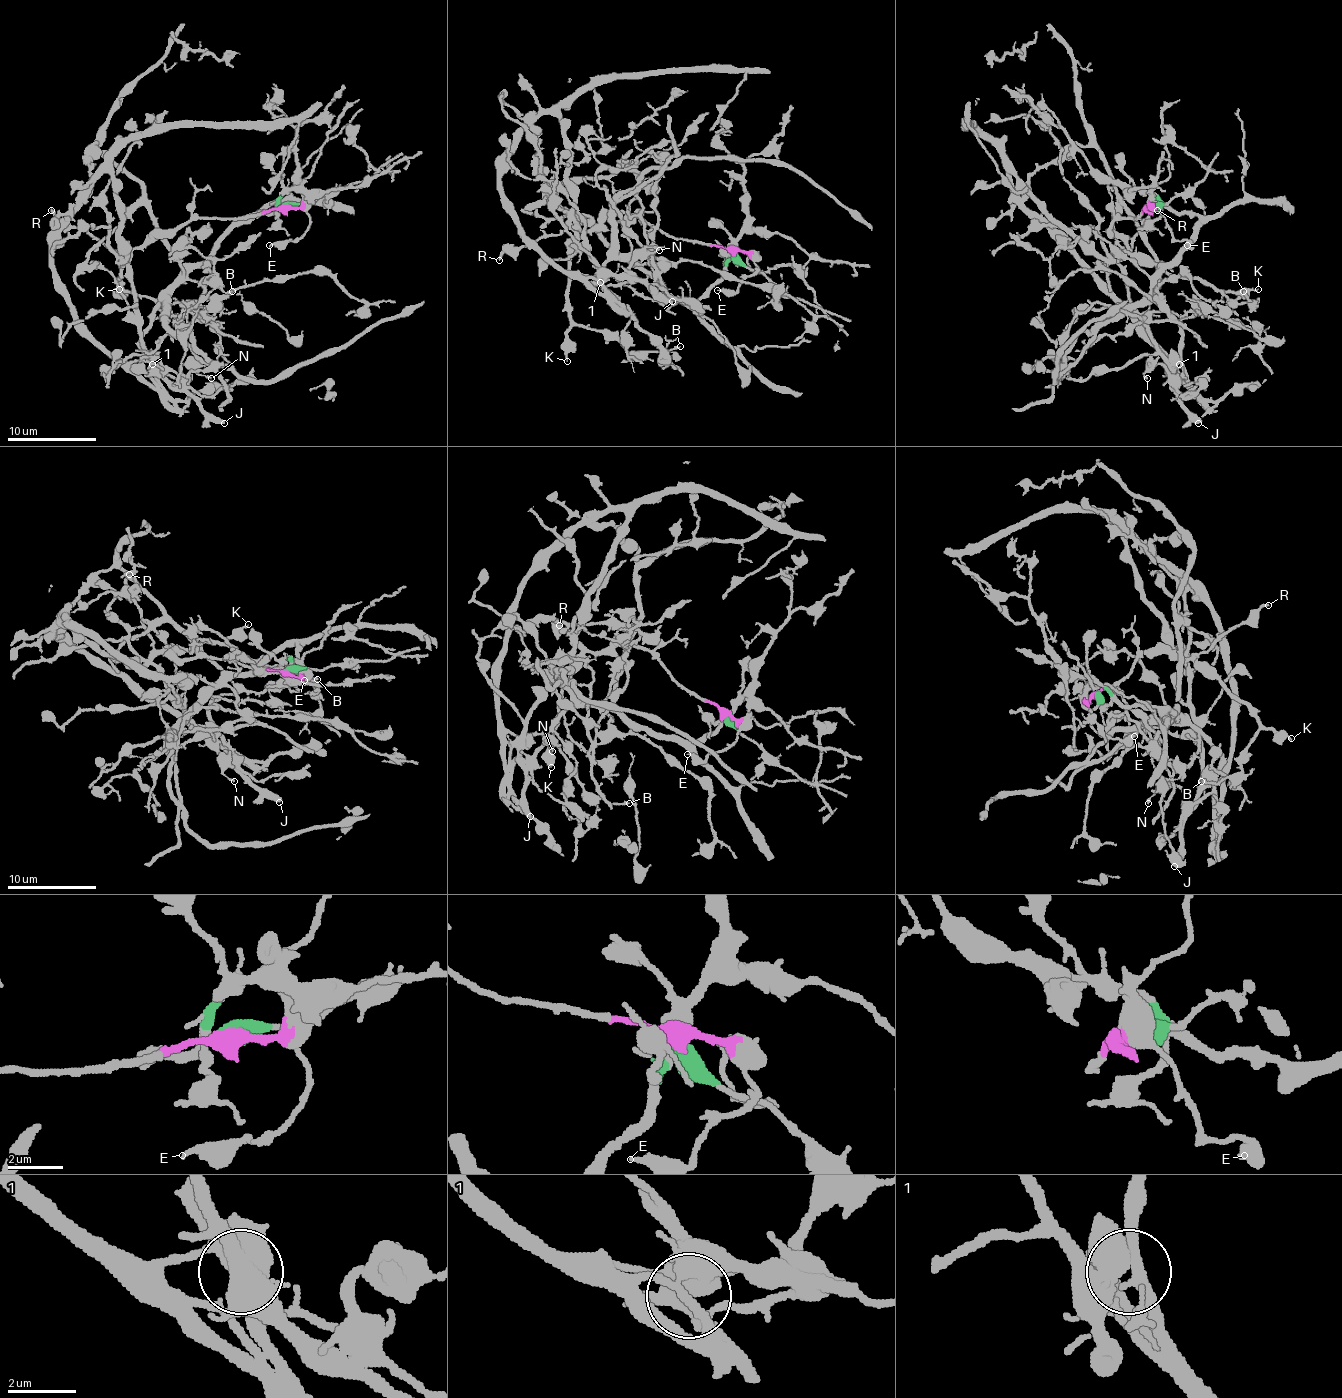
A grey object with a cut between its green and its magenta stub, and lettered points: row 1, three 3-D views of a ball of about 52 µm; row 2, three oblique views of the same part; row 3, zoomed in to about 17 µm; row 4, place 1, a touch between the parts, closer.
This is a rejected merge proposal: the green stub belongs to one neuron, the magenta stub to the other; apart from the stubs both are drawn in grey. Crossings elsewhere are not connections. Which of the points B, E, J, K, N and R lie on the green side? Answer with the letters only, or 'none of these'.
J, N

